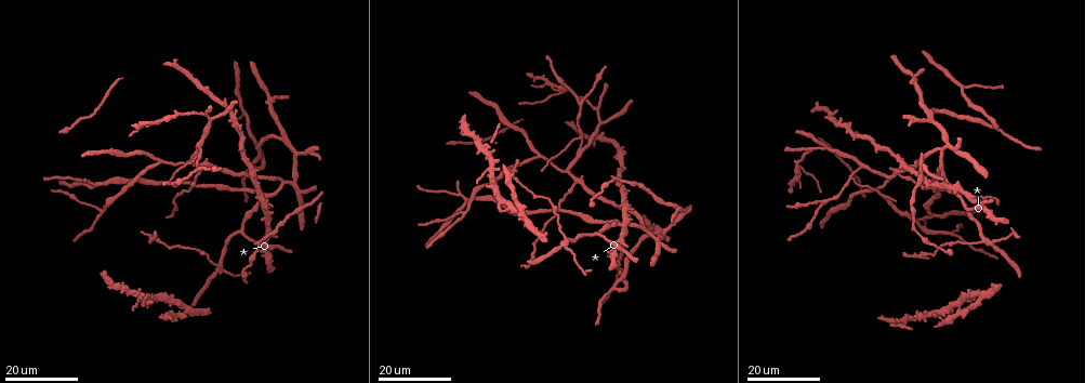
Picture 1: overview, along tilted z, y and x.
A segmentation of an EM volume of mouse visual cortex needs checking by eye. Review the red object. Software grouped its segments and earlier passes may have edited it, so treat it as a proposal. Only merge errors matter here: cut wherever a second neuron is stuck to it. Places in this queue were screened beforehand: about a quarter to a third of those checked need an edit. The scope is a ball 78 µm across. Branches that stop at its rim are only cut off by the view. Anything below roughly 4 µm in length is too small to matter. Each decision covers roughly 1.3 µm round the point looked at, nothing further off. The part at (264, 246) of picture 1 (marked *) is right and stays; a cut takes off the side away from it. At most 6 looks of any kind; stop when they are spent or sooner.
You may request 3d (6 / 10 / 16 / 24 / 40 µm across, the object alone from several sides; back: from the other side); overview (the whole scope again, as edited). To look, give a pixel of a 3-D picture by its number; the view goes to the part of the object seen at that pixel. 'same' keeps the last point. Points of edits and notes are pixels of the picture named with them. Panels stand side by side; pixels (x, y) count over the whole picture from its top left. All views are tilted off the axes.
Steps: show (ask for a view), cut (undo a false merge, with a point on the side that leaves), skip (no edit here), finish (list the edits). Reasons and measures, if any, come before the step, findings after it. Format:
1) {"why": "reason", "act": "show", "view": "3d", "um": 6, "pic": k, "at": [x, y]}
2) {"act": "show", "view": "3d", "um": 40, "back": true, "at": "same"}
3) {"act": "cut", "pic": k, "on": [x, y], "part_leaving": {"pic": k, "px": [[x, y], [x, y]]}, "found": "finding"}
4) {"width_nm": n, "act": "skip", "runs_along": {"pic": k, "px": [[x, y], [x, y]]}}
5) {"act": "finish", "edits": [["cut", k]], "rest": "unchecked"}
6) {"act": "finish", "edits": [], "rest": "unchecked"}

{"why": "arms part here", "act": "show", "view": "3d", "um": 24, "pic": 1, "at": [199, 154]}

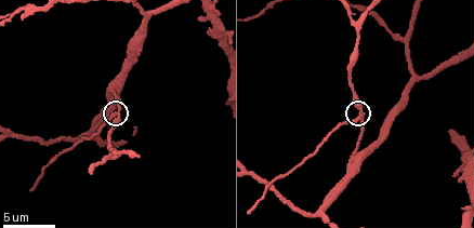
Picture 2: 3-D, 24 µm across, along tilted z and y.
{"act": "show", "view": "3d", "um": 10, "pic": 2, "at": [356, 118]}

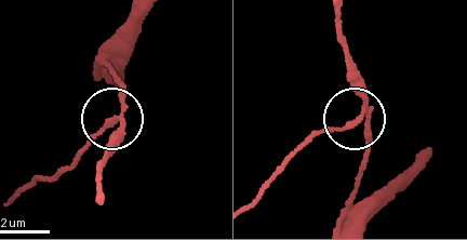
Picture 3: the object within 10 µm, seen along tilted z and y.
{"arms": 3, "act": "cut", "pic": 3, "on": [98, 131], "part_leaving": {"pic": 3, "px": [[363, 106], [299, 147], [252, 198]]}, "found": "two neurons meet here"}

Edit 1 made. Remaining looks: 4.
{"act": "show", "view": "overview"}

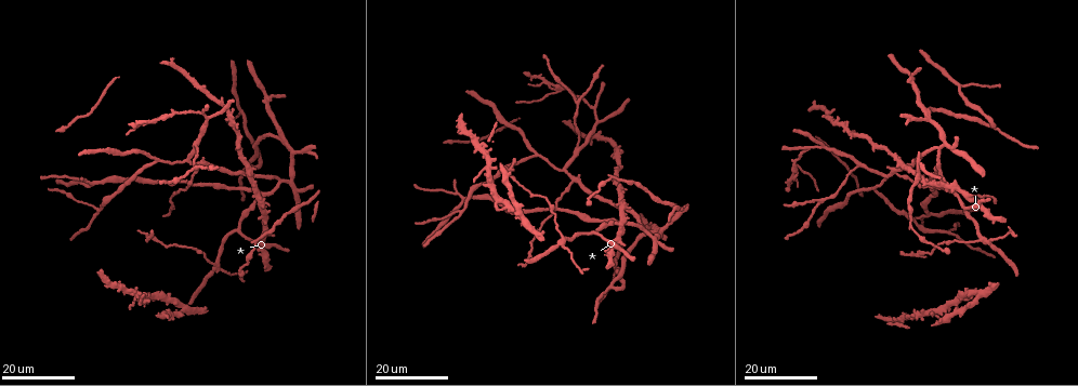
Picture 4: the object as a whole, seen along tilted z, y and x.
{"why": "thick turns thin", "act": "show", "view": "3d", "um": 16, "pic": 4, "at": [570, 180]}

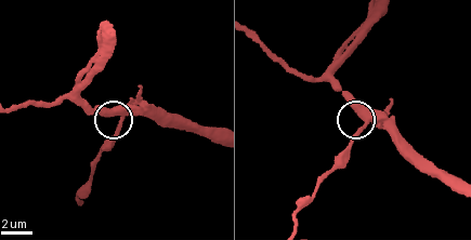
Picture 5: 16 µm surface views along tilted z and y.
{"why": "closer look", "act": "show", "view": "3d", "um": 10, "pic": 5, "at": [122, 116]}

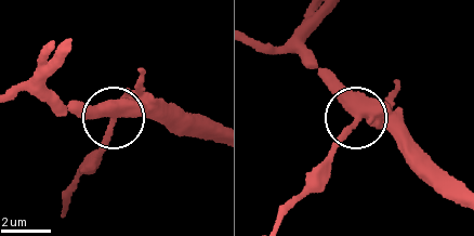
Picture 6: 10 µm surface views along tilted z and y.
{"act": "cut", "pic": 6, "on": [105, 147], "part_leaving": {"pic": 6, "px": [[114, 116], [97, 160], [65, 208]]}, "found": "a second neuron is stuck on"}

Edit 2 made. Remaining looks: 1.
{"act": "finish", "edits": [["cut", 3], ["cut", 6]], "rest": "unchecked"}

